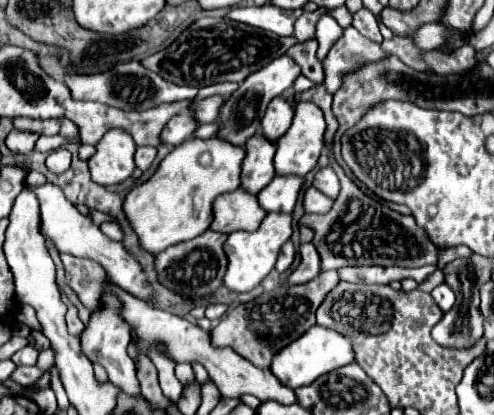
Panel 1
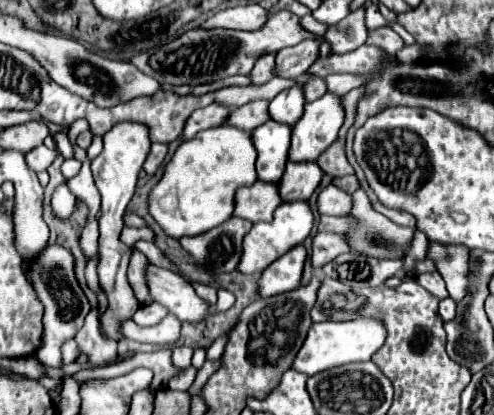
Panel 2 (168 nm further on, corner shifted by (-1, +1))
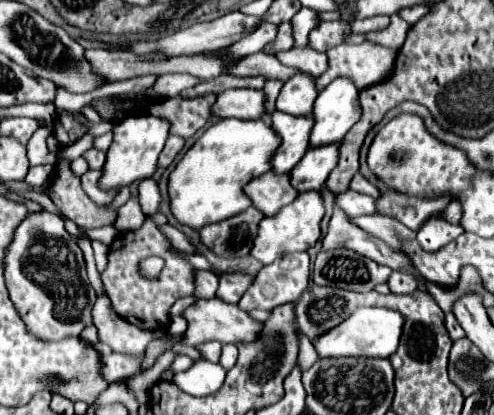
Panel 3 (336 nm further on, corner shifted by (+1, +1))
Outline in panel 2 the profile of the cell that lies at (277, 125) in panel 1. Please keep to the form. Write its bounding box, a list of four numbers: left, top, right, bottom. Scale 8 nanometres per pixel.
[270,86,304,126]

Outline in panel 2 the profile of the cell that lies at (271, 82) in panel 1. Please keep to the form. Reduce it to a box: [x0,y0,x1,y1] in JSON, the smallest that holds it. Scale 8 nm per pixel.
[274,38,320,78]

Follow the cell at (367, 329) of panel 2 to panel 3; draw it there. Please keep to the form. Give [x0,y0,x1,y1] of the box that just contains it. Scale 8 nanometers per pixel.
[312,308,404,358]

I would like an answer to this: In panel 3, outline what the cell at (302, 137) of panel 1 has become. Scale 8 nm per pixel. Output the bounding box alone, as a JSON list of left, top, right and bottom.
[310,78,360,148]

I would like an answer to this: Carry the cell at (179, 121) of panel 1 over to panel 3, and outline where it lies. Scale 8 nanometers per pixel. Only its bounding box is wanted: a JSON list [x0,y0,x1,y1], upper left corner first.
[210,90,264,120]

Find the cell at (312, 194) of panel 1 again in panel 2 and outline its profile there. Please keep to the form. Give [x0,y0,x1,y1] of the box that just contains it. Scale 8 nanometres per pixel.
[318,184,352,216]

